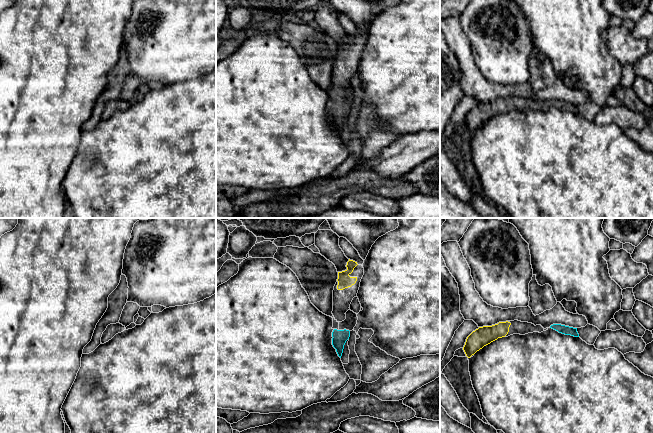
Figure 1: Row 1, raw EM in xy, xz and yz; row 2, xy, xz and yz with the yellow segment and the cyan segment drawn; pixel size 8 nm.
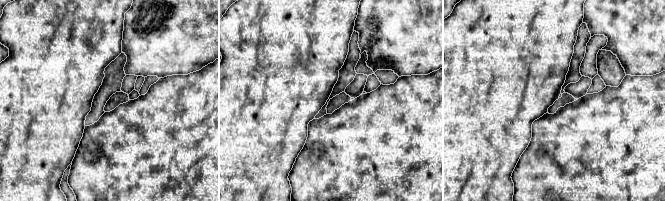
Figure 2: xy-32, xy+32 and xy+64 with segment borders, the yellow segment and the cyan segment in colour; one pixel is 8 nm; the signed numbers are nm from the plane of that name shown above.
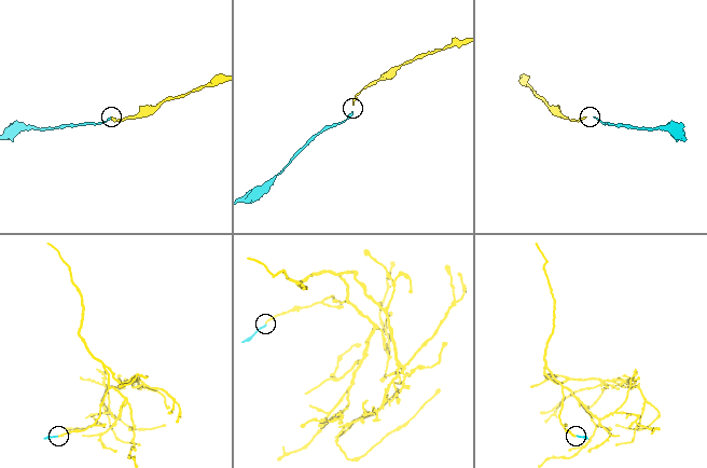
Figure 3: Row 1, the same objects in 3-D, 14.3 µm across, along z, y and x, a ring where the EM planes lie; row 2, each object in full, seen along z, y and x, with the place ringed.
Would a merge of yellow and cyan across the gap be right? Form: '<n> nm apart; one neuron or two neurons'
320 nm apart; one neuron

